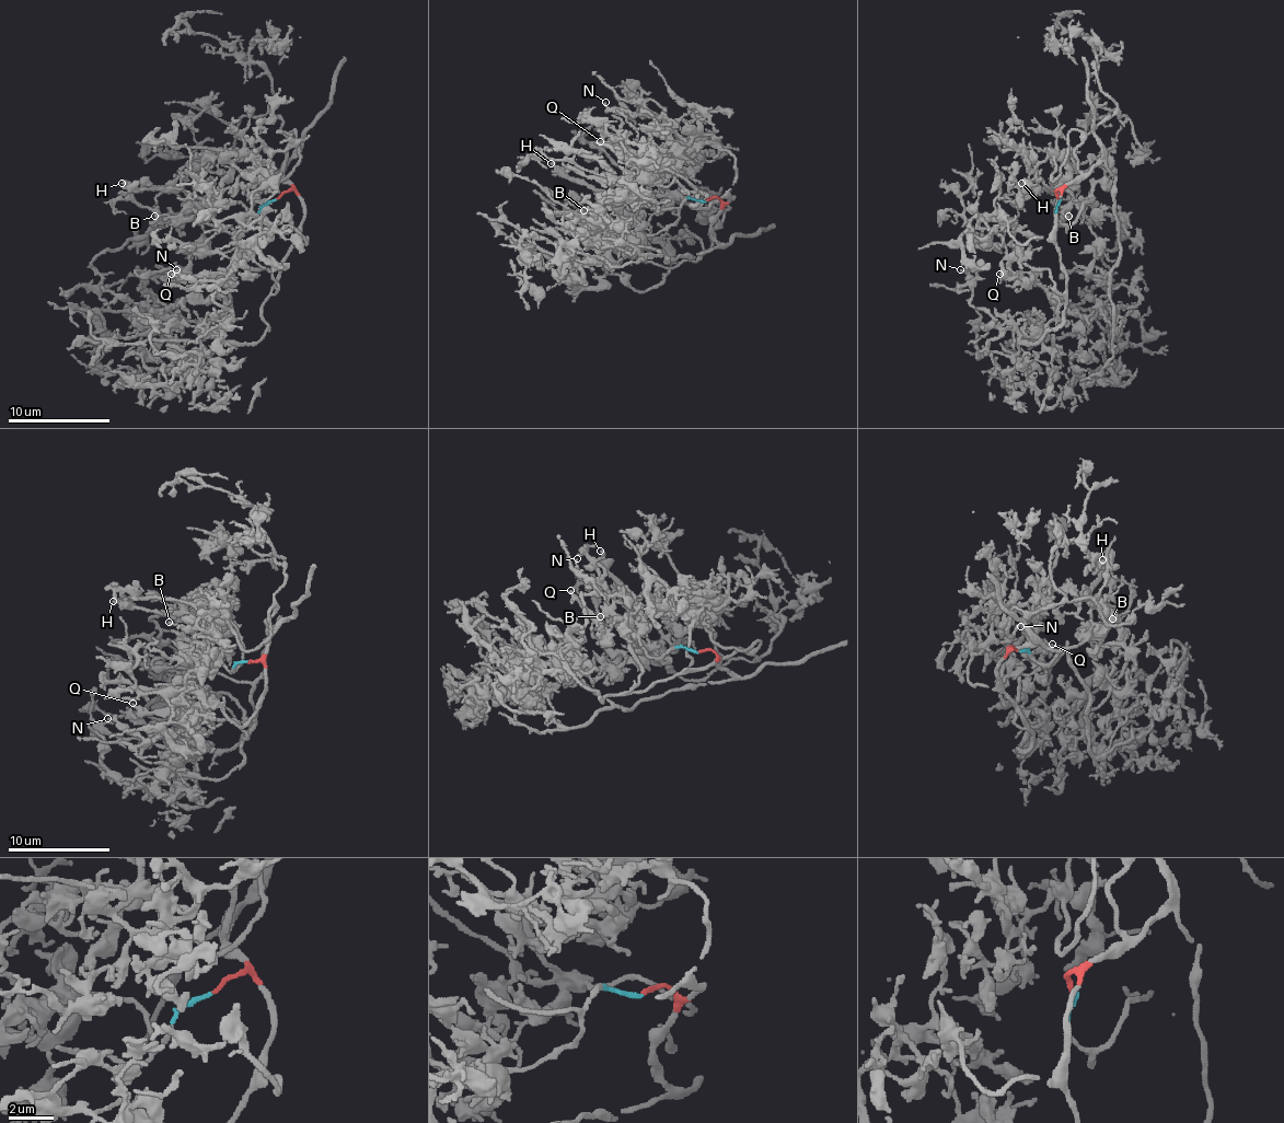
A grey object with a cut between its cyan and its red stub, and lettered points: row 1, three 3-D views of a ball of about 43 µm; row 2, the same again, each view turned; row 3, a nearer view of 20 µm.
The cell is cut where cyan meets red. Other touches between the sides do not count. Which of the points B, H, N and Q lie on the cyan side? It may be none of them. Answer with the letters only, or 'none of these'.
B, H

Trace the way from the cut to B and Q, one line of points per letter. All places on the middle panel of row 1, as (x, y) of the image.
B: (707, 200), (690, 198), (679, 206), (679, 216), (657, 233), (638, 233), (605, 206), (582, 210)
Q: (707, 200), (732, 198), (707, 208), (707, 198), (659, 152), (651, 162), (634, 162), (601, 142)

